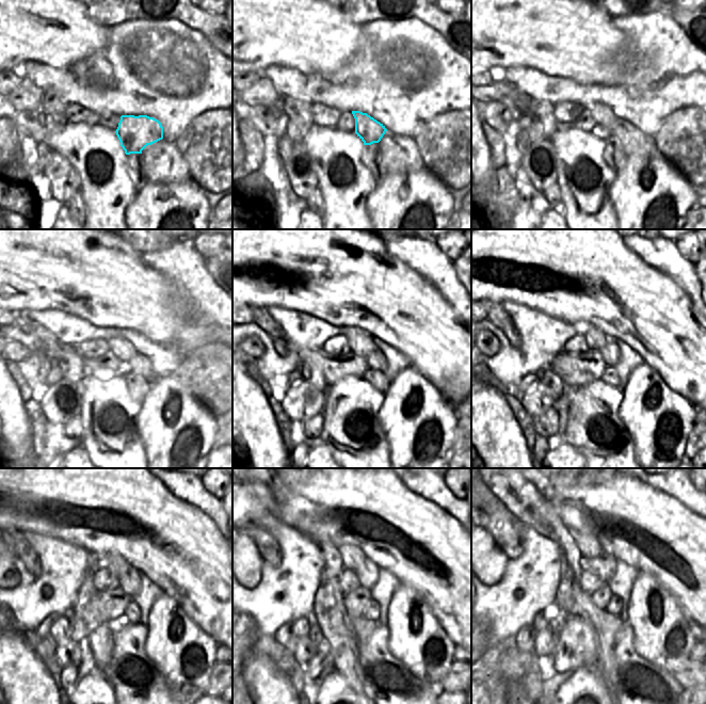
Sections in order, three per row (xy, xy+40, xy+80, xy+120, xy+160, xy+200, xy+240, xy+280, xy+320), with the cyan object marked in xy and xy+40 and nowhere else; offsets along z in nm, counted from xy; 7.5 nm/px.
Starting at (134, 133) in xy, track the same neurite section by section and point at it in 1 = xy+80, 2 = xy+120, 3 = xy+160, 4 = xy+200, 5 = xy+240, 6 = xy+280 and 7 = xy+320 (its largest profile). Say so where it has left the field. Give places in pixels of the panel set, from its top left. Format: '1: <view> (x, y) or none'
1: xy+80 (605, 120)
2: xy+120 (124, 350)
3: xy+160 (359, 341)
4: xy+200 (595, 338)
5: xy+240 (112, 561)
6: xy+280 (352, 556)
7: xy+320 (589, 547)

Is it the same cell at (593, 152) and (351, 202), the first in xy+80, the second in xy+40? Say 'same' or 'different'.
same

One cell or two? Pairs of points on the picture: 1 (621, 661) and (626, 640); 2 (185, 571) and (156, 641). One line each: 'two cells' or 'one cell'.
1: one cell
2: two cells

